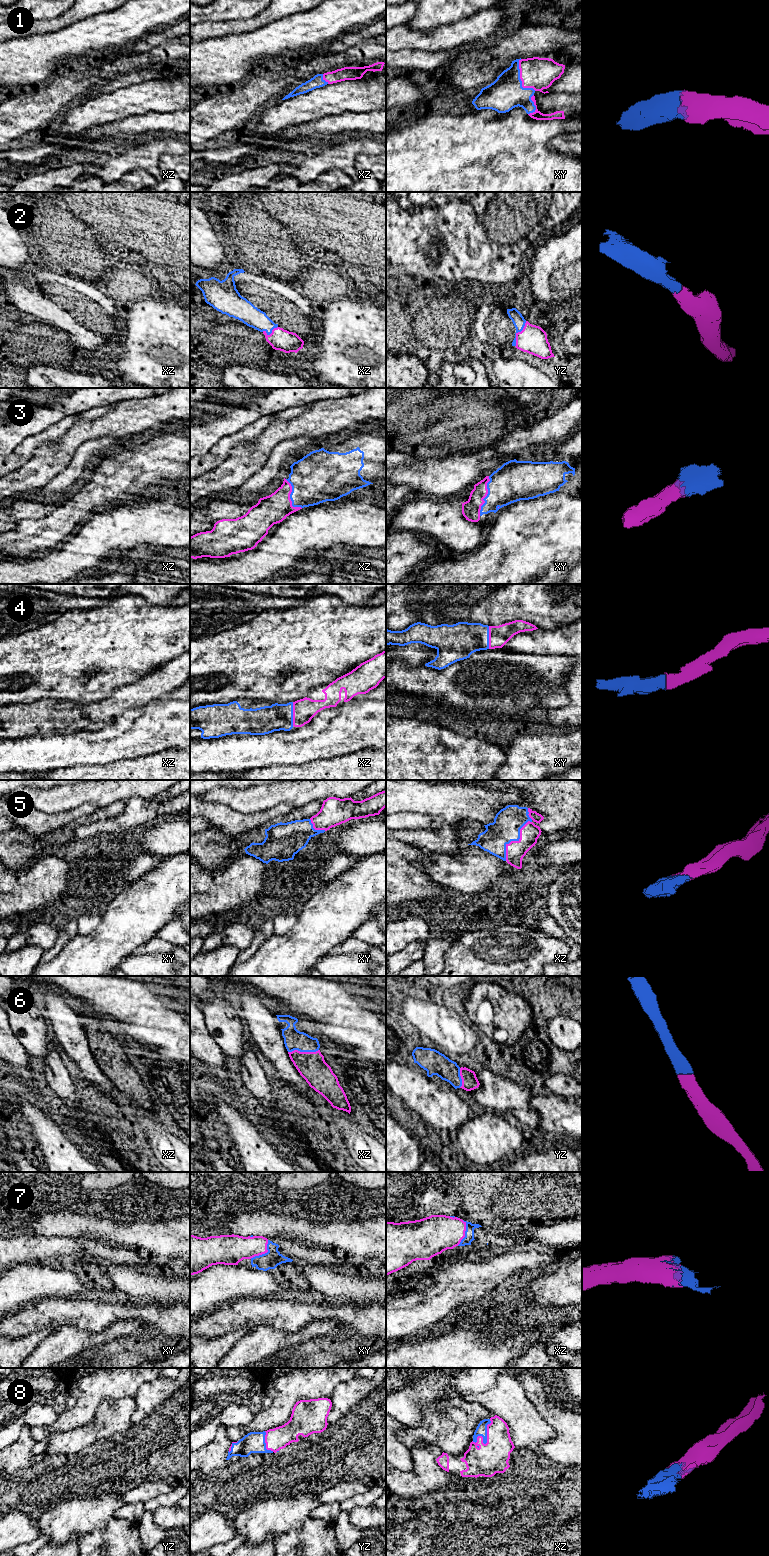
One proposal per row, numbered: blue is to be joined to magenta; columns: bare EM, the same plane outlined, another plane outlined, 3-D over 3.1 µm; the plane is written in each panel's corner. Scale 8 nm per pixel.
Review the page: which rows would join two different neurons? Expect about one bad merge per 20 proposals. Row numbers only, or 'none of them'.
none of them

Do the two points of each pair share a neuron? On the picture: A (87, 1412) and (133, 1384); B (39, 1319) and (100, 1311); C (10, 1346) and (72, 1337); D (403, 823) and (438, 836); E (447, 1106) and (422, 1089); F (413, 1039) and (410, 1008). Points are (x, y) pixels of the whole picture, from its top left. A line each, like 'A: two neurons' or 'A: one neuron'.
A: one neuron
B: one neuron
C: two neurons
D: two neurons
E: one neuron
F: two neurons

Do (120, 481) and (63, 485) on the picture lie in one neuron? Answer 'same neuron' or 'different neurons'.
different neurons

